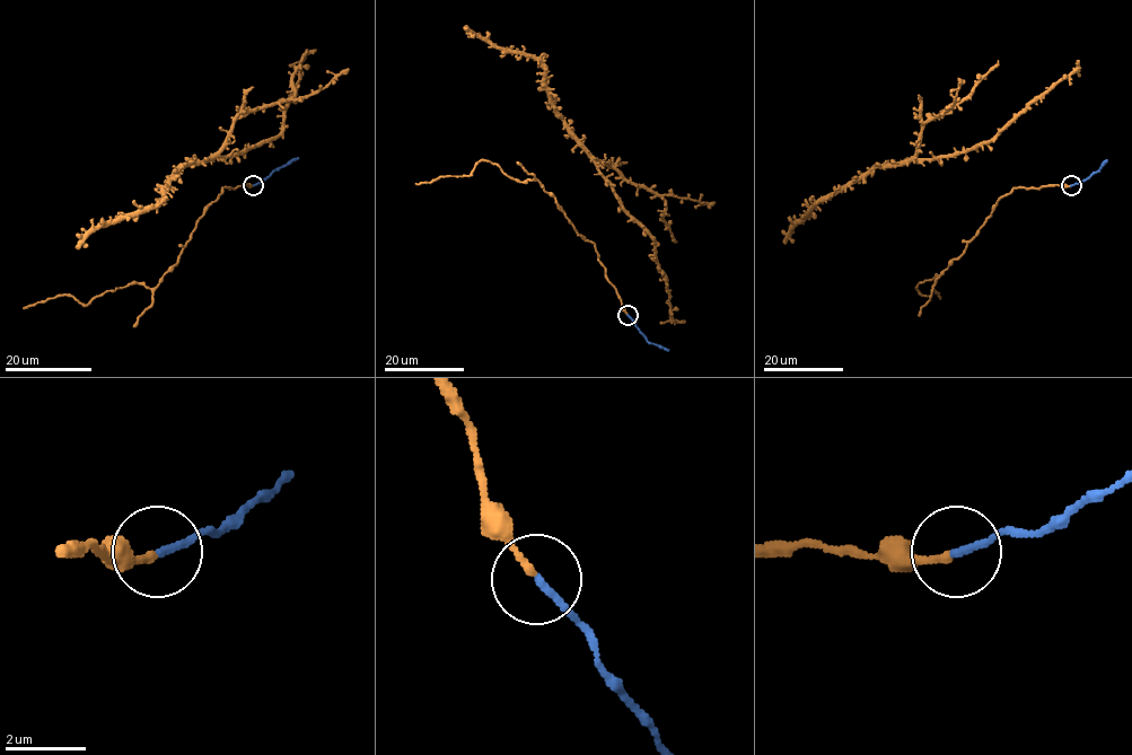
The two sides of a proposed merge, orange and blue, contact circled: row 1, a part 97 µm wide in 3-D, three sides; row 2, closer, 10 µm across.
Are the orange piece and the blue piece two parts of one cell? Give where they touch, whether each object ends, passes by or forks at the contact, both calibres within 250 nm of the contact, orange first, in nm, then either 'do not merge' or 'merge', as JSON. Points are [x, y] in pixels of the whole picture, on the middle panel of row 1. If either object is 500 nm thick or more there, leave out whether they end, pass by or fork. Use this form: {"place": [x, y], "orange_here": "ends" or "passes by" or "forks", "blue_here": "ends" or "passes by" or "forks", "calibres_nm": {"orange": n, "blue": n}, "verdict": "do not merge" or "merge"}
{"place": [628, 315], "orange_here": "ends", "blue_here": "ends", "calibres_nm": {"orange": 180, "blue": 180}, "verdict": "do not merge"}

